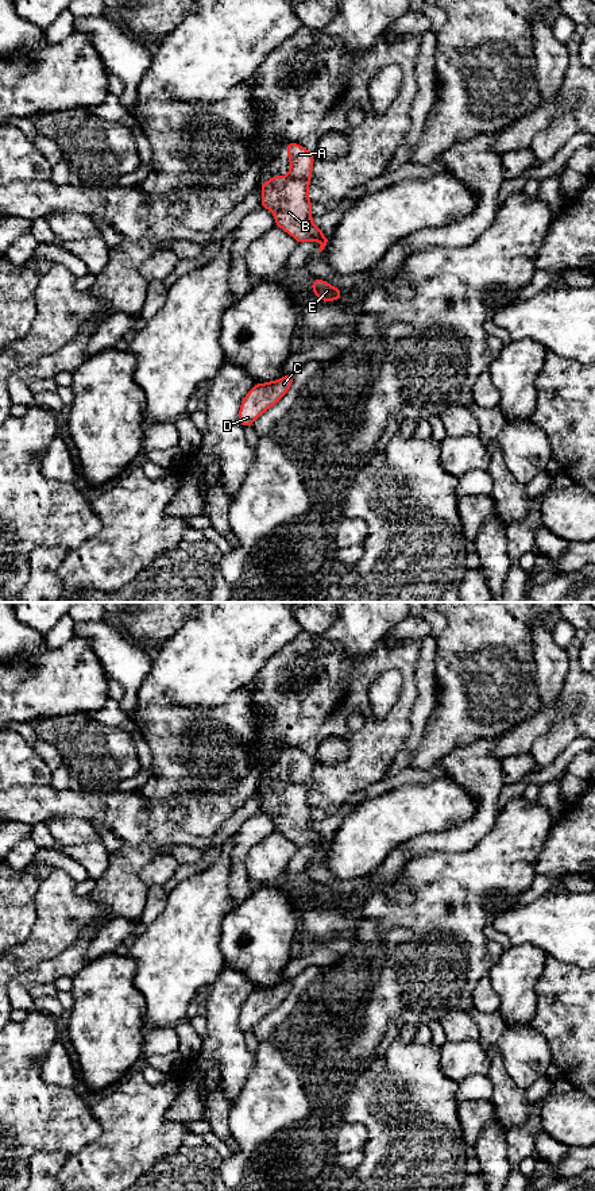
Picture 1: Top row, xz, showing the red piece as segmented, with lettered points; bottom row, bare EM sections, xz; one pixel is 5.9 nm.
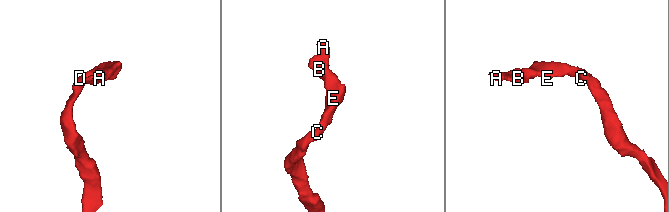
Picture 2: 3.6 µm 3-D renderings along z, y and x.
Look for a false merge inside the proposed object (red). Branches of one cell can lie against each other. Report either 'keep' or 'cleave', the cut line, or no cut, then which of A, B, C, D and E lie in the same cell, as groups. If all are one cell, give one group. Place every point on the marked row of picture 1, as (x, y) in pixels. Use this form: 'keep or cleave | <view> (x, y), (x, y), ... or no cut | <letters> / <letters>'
keep | no cut | A B C D E

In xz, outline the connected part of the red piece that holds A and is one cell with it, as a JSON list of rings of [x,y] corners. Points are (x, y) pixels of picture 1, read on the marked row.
[[[286,143],[285,147],[291,163],[289,176],[278,174],[260,185],[260,205],[273,211],[277,227],[285,230],[298,243],[321,242],[318,251],[322,251],[328,239],[312,223],[313,203],[308,200],[314,157],[297,143]]]

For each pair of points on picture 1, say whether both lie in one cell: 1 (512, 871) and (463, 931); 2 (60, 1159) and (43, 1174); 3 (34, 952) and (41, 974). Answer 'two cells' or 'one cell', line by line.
1: one cell
2: one cell
3: two cells

